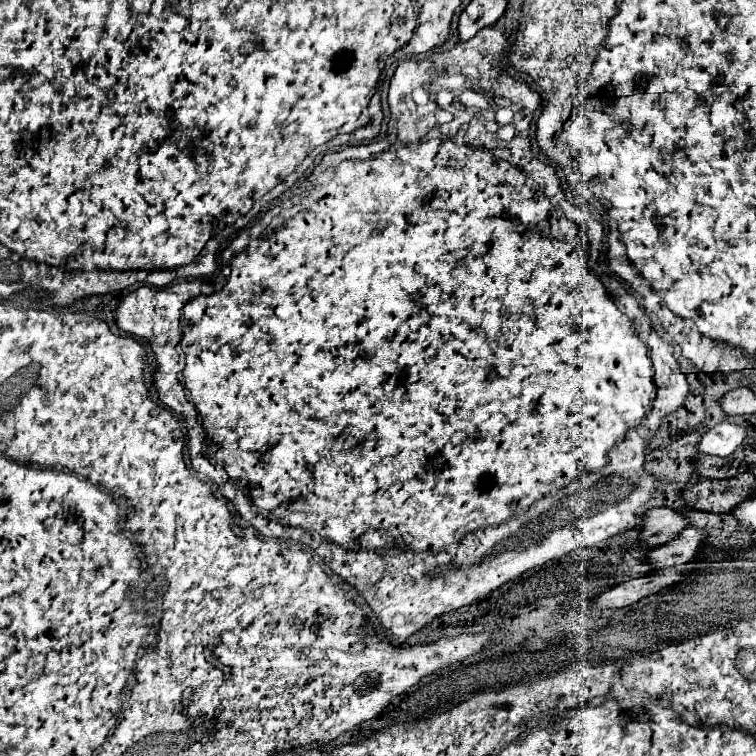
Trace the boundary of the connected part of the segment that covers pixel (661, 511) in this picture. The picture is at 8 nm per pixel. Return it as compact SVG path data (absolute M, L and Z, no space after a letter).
M672 507L650 509L642 525L642 541L646 547L658 547L660 543L674 539L674 535L680 535L686 525L690 525L690 521Z

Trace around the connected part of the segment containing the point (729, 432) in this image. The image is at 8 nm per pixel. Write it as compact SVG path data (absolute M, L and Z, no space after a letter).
M720 423L702 435L698 449L706 455L728 457L730 453L734 453L744 443L744 439L748 435L750 435L750 429L746 425Z

